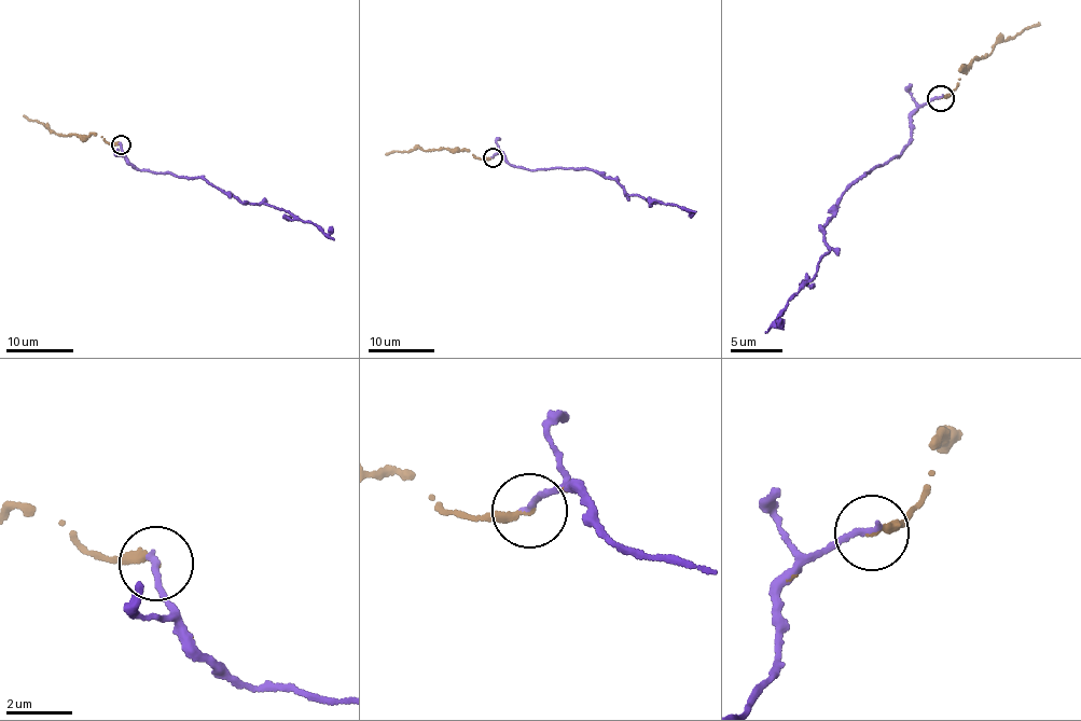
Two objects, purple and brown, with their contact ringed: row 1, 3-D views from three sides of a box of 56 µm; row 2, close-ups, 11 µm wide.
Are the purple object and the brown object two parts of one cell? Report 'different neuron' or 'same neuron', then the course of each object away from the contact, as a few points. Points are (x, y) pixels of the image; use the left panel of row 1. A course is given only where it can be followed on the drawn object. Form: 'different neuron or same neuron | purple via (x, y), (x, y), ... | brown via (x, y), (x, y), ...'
same neuron | purple via (121, 144), (135, 167), (209, 181), (245, 204), (264, 203), (290, 211), (322, 227), (334, 240) | brown via (121, 144), (107, 142), (102, 136), (91, 134), (63, 135), (25, 114)

